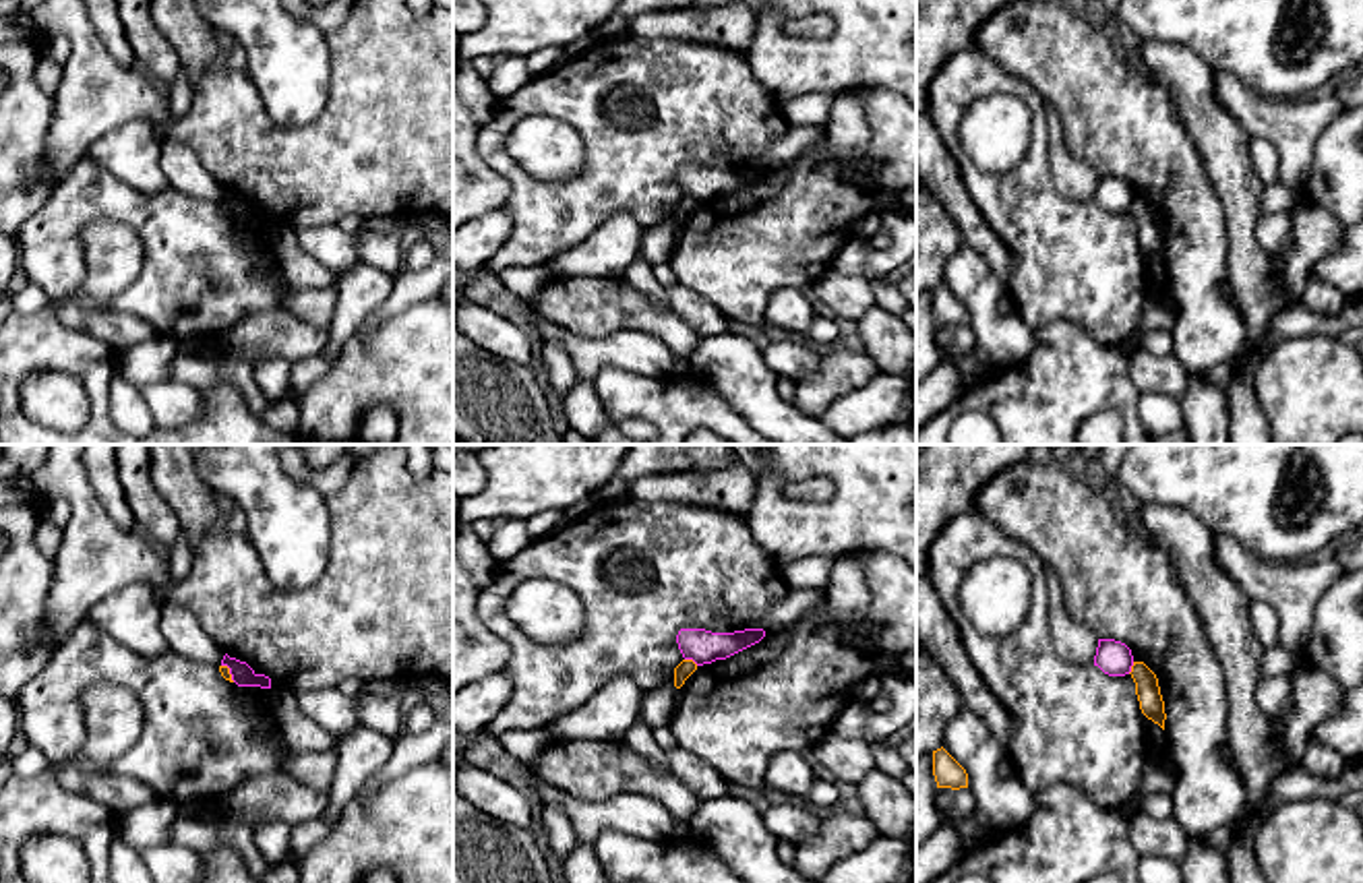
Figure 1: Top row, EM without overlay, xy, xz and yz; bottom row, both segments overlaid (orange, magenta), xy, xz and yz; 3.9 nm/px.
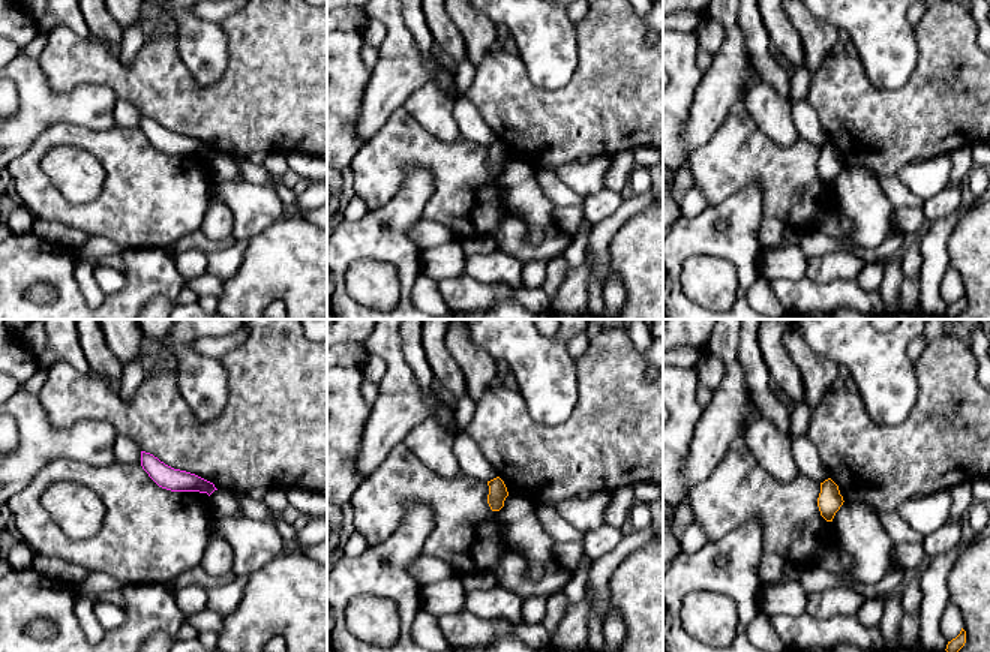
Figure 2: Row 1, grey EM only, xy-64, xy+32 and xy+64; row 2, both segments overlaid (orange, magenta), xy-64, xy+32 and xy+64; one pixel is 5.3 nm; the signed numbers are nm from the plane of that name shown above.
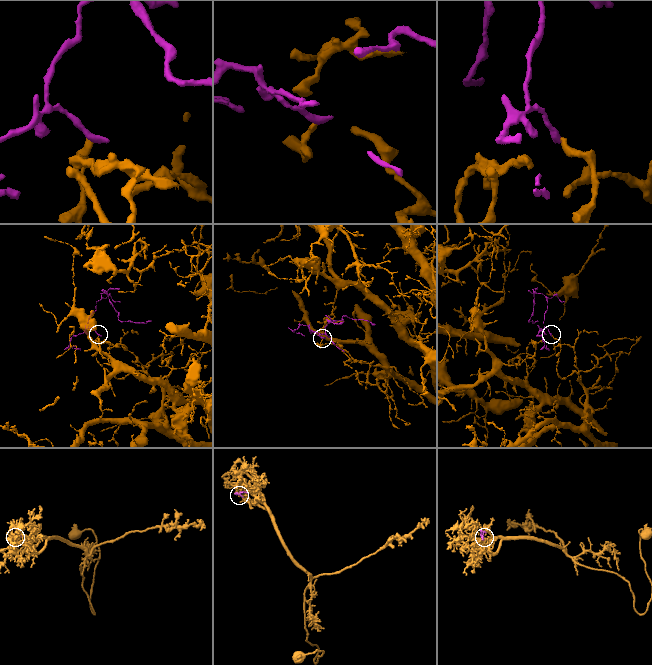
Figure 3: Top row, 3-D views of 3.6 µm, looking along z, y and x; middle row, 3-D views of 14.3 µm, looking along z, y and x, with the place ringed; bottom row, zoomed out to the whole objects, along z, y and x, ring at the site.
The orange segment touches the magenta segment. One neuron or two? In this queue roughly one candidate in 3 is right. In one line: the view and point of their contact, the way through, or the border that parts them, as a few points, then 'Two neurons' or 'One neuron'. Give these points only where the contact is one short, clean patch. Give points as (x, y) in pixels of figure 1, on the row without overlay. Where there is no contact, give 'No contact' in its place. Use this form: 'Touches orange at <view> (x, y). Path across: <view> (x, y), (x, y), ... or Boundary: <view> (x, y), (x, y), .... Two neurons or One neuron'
Touches orange at xz (691, 197). Boundary: xz (685, 195), (698, 201). Two neurons

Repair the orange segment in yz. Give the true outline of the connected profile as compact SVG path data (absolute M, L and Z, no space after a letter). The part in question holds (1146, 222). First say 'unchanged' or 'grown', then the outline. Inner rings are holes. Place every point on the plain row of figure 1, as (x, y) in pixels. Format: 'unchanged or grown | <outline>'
unchanged | M1133 199L1129 211L1142 250L1164 267L1167 250L1156 211L1144 199Z

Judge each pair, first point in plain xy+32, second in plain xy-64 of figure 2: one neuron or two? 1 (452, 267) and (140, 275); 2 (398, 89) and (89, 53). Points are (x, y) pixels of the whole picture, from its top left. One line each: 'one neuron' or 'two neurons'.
1: two neurons
2: one neuron

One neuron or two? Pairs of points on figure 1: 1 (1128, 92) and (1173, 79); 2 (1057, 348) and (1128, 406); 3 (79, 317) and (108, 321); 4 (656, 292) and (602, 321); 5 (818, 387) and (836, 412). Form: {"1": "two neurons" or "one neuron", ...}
{"1": "two neurons", "2": "one neuron", "3": "one neuron", "4": "two neurons", "5": "two neurons"}

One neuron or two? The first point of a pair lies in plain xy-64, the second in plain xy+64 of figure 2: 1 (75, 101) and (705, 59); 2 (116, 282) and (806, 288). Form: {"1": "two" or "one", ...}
{"1": "two", "2": "one"}

